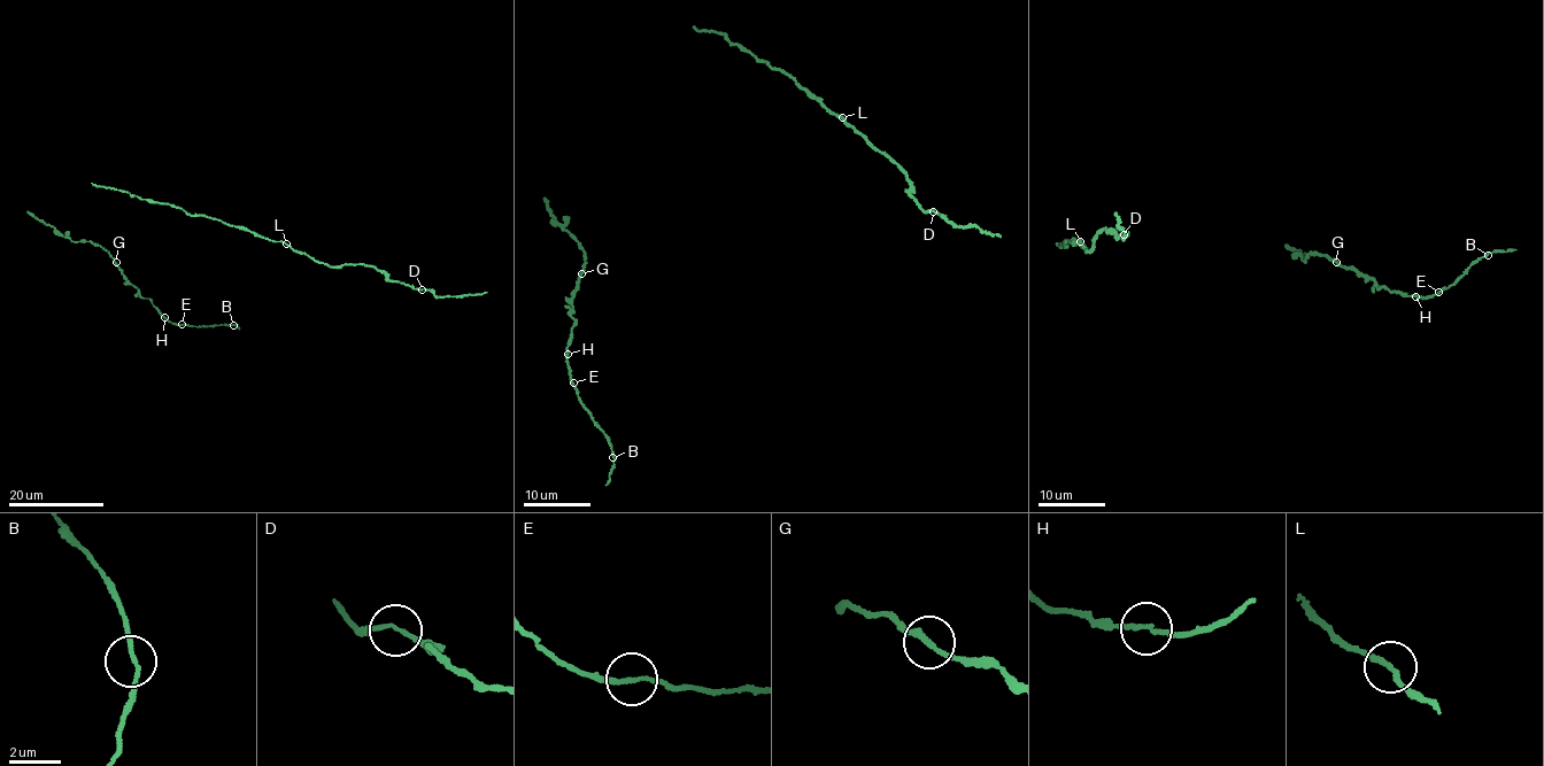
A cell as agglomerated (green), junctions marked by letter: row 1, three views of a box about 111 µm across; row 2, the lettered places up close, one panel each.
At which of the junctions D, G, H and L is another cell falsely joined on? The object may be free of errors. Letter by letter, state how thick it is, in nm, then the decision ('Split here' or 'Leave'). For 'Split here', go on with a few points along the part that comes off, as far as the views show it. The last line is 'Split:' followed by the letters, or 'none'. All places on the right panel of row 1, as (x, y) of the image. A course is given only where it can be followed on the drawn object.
D: Thickness 130 nm. Leave
G: Thickness 180 nm. Leave
H: Thickness 160 nm. Leave
L: Thickness 170 nm. Leave
Split: none

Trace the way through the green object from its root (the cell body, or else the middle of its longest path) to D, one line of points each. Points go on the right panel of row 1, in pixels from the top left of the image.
D: (1067, 245), (1057, 244), (1072, 239), (1089, 252), (1101, 230), (1124, 234)

